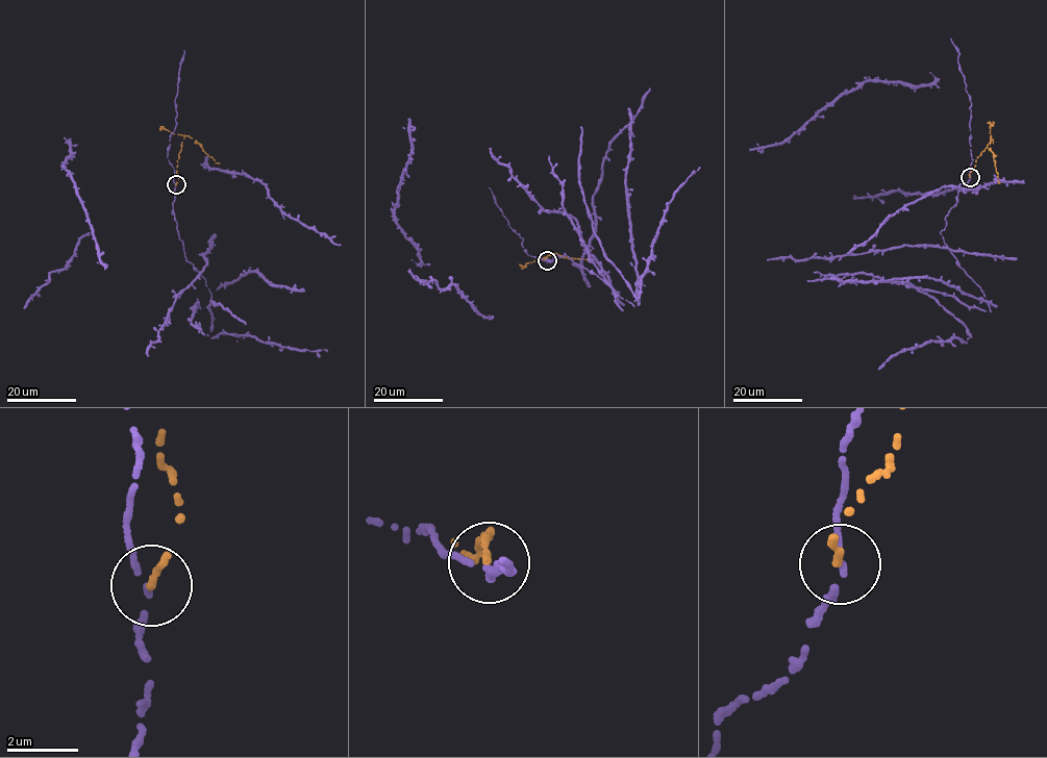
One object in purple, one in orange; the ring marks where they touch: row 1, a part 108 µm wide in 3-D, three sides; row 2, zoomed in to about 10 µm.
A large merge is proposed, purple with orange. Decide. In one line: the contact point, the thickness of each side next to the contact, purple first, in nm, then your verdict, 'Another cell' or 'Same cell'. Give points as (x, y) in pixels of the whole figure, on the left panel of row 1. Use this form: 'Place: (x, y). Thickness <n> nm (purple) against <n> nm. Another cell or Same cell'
Place: (176, 184). Thickness 100 nm (purple) against 200 nm. Another cell

